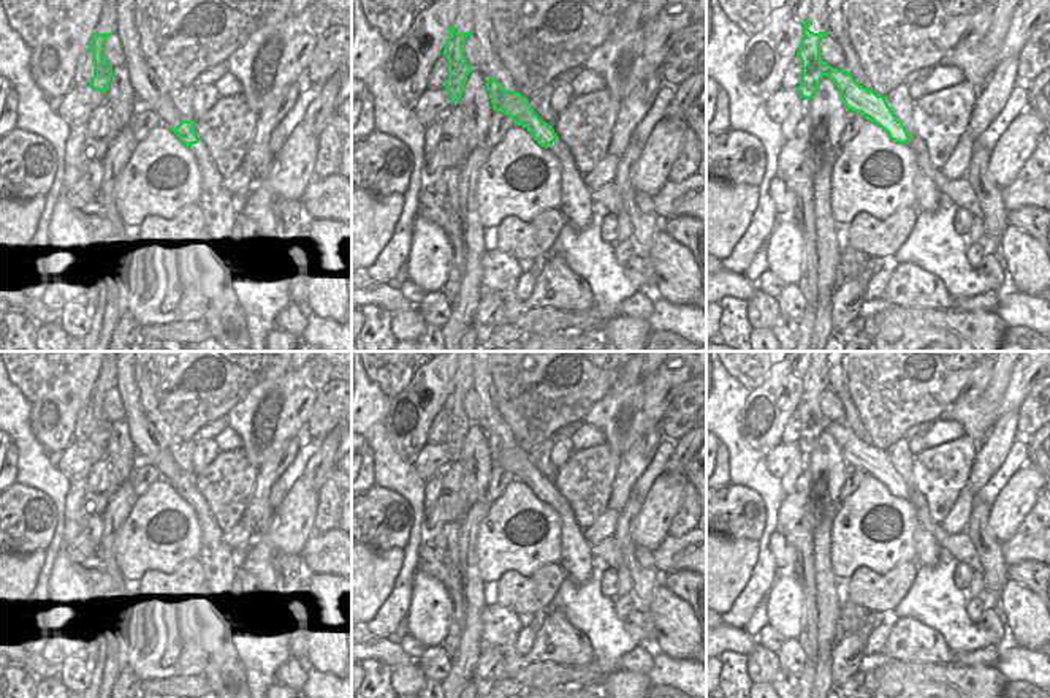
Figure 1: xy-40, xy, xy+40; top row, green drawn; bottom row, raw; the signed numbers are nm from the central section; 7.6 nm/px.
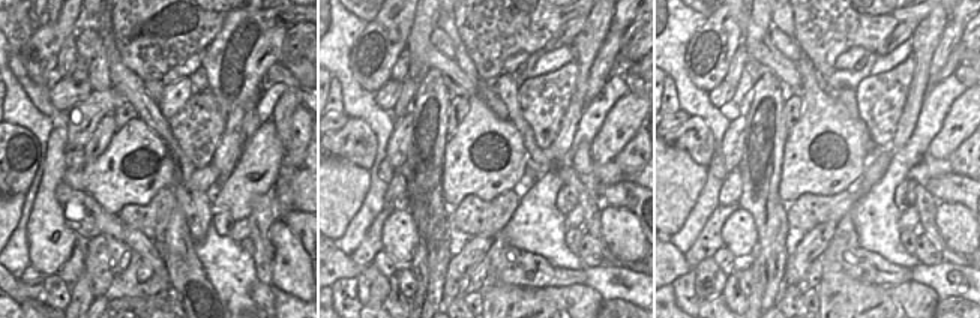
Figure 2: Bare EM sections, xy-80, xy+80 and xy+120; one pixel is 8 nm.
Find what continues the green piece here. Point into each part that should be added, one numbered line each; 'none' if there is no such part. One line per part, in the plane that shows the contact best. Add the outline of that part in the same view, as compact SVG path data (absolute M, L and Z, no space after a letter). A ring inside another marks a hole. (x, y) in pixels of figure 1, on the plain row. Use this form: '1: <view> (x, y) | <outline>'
1: xy+40 (927, 546) | M900 438L885 450L888 461L898 475L903 476L911 494L909 500L917 514L915 530L915 565L919 568L931 568L939 562L941 544L934 535L934 522L928 513L928 503L923 494L914 484L914 454L909 451L909 440Z

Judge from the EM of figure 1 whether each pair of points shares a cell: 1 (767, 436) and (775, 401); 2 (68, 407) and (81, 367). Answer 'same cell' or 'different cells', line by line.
1: same cell
2: same cell

